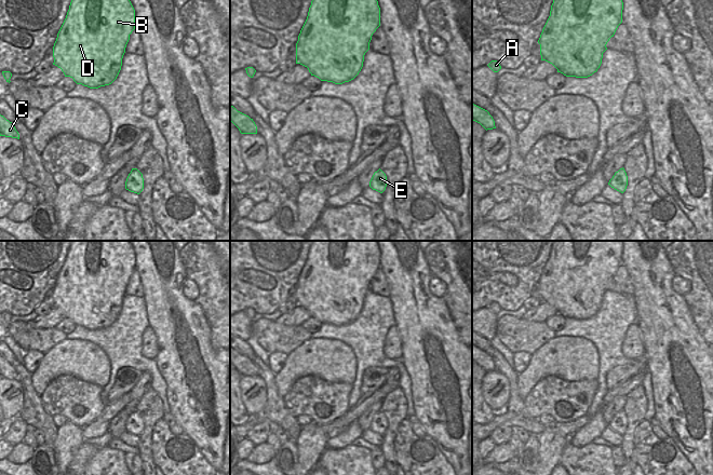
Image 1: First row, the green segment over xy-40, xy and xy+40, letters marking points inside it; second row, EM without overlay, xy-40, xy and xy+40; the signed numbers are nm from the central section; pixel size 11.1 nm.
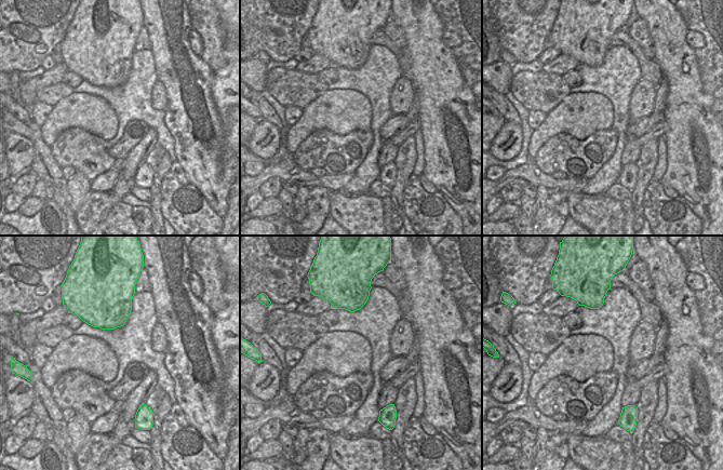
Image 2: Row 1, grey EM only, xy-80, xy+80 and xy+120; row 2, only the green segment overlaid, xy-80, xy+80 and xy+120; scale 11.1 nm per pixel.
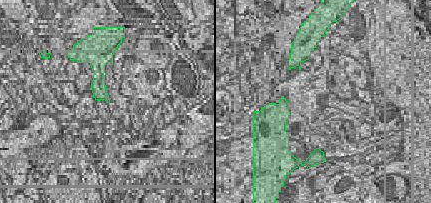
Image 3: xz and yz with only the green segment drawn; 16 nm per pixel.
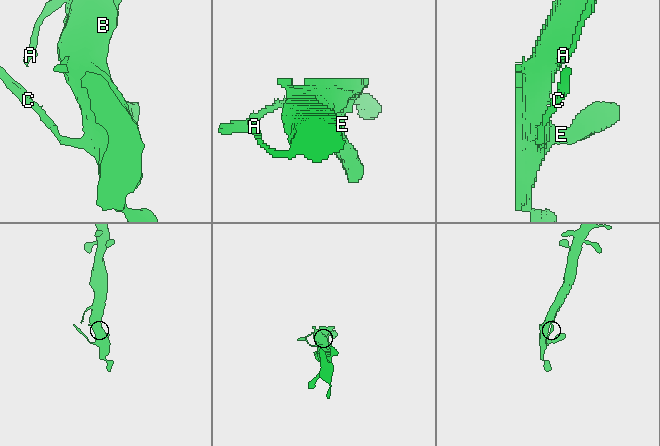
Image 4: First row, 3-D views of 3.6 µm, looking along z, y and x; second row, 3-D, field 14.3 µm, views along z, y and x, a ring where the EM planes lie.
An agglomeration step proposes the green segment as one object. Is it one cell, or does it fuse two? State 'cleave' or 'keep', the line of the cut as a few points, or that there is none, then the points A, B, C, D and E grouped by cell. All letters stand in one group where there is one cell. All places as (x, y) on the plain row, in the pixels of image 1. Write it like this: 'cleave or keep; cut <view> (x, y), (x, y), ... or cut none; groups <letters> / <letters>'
keep; cut none; groups A B C D E

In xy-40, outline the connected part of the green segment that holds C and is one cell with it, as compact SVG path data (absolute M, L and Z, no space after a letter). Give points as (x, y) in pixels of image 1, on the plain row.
M0 356L0 378L19 381L19 376L14 366Z

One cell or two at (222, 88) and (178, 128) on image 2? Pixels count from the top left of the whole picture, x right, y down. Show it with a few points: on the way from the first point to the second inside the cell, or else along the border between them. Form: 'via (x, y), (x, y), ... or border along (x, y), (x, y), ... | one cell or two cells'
border along (213, 72), (211, 96), (217, 111), (222, 116) | two cells

